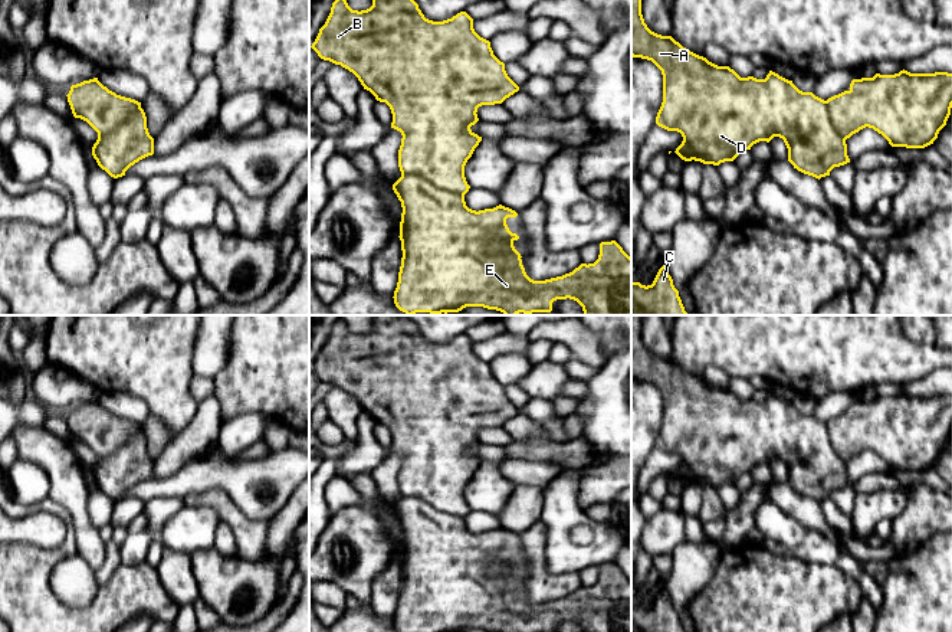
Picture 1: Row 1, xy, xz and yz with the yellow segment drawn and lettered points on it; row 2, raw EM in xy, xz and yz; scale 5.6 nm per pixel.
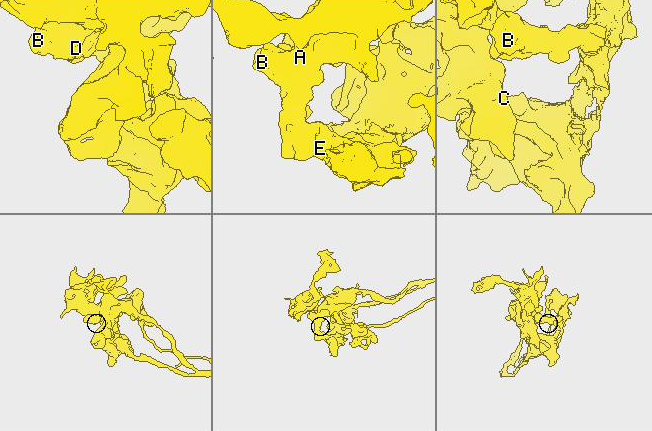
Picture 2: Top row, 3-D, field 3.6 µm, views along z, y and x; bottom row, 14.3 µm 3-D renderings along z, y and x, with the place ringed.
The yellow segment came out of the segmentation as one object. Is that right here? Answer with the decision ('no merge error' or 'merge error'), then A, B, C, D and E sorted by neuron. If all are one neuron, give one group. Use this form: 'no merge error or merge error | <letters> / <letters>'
no merge error | A B C D E

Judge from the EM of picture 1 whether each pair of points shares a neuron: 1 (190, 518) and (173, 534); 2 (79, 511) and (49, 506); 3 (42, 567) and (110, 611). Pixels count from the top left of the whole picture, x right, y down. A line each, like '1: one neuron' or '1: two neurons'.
1: one neuron
2: two neurons
3: one neuron

